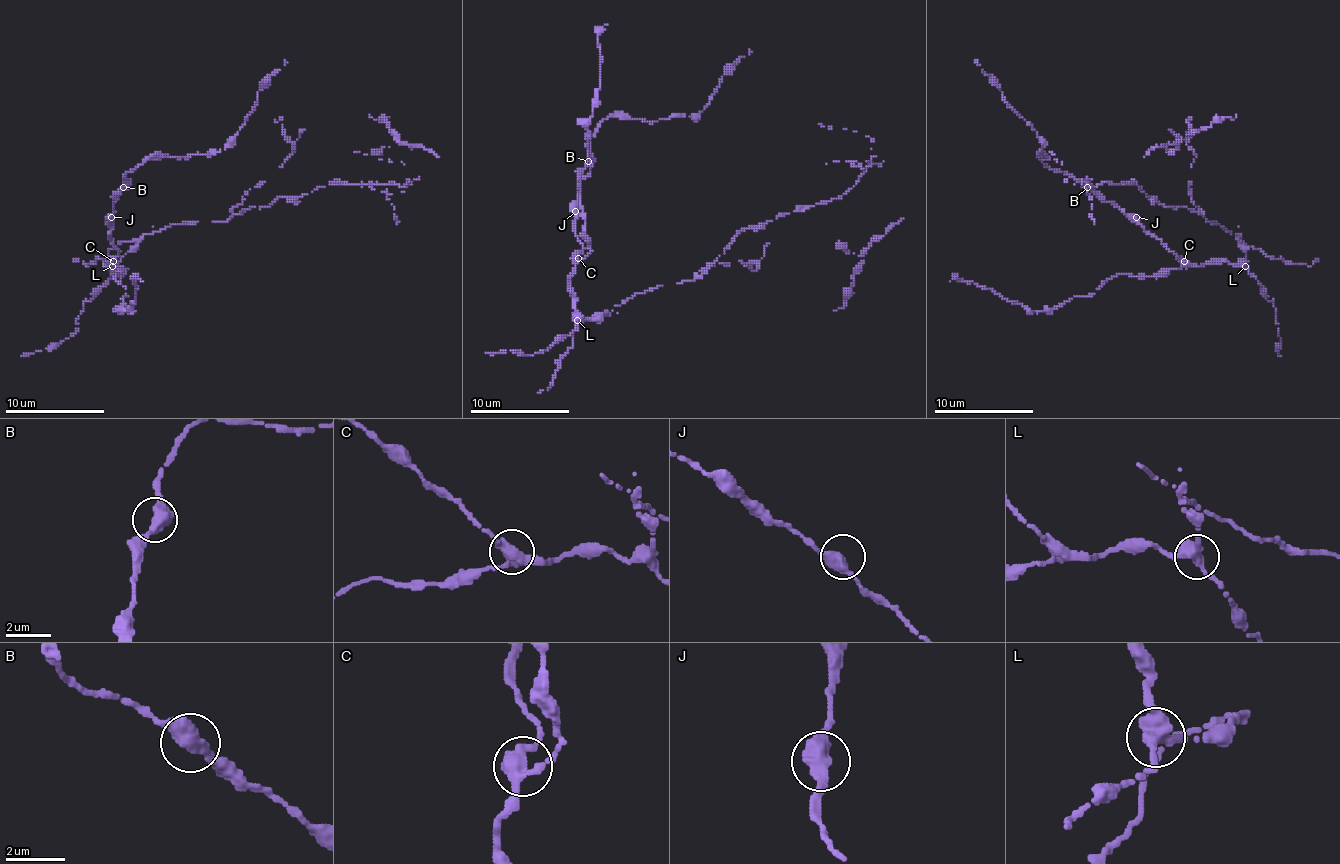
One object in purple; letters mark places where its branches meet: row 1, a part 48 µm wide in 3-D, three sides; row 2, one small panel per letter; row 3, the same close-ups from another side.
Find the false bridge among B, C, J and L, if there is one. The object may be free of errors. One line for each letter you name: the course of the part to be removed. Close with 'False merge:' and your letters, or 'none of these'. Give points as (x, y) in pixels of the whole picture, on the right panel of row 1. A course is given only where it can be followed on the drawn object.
L: course (1246, 266), (1238, 234), (1186, 207), (1164, 207), (1134, 182), (1067, 182), (1062, 162), (1049, 152)
False merge: L

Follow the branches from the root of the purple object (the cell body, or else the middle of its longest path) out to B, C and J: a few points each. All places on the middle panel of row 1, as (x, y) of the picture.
B: (588, 320), (583, 320), (575, 308), (570, 286), (583, 248), (575, 233), (578, 174), (588, 161)
C: (588, 320), (583, 320), (575, 308), (575, 293), (570, 286), (570, 276), (578, 258)
J: (588, 320), (583, 320), (575, 308), (575, 293), (570, 286), (578, 253), (583, 248), (575, 233), (575, 211)

